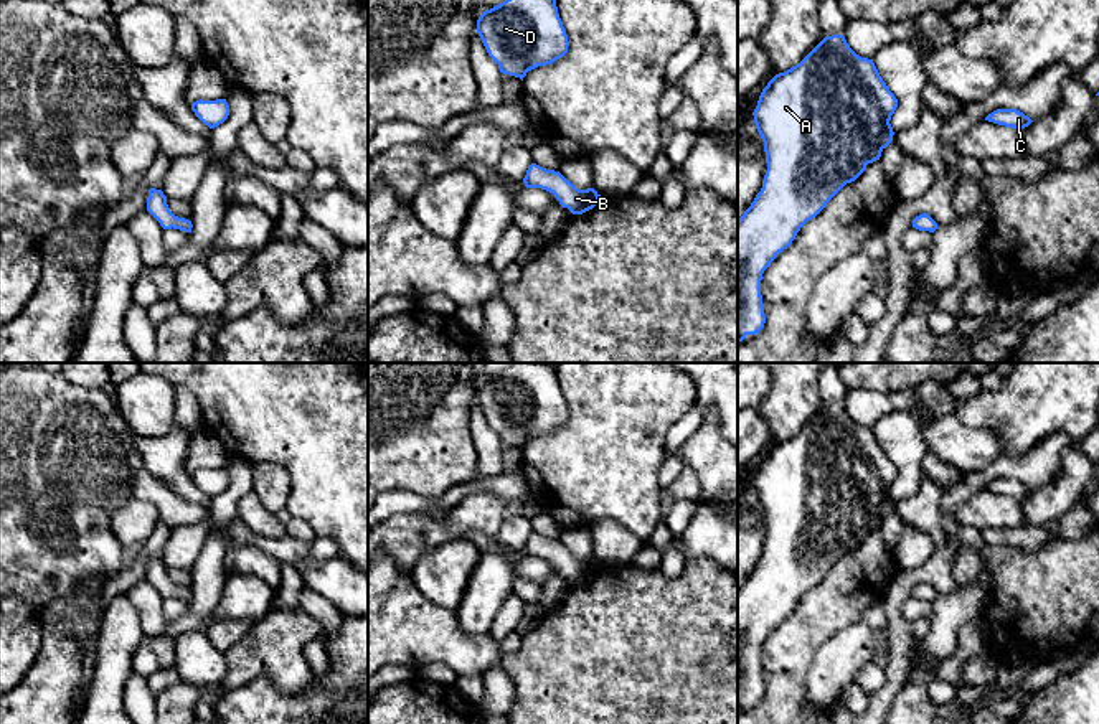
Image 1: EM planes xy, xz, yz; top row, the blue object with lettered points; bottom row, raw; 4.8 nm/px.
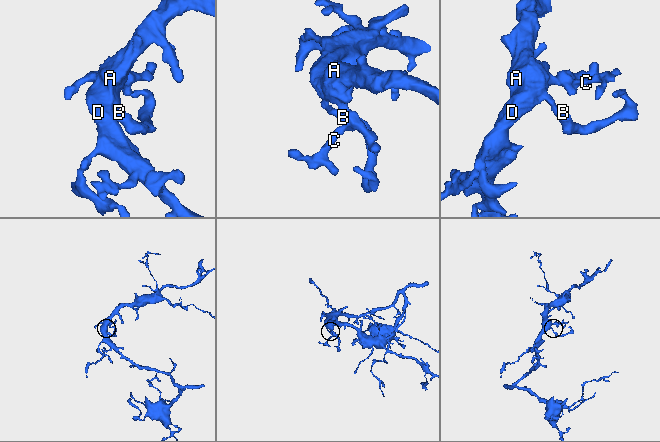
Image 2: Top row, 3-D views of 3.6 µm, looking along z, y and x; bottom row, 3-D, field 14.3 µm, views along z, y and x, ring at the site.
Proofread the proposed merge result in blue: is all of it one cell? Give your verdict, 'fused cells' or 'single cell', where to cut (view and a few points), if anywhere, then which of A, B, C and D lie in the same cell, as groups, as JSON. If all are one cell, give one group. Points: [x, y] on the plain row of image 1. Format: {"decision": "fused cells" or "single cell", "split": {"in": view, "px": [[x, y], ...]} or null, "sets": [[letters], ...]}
{"decision": "single cell", "split": null, "sets": [["A", "B", "C", "D"]]}

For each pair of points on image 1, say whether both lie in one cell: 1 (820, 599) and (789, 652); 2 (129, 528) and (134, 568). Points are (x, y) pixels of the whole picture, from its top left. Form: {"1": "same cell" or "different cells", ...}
{"1": "same cell", "2": "different cells"}

